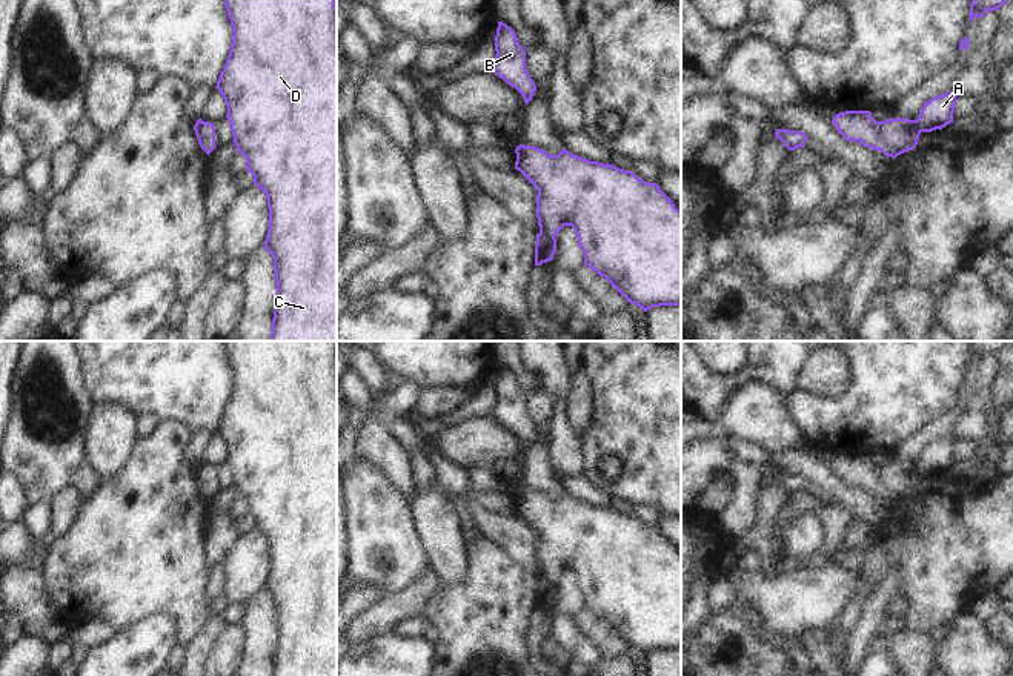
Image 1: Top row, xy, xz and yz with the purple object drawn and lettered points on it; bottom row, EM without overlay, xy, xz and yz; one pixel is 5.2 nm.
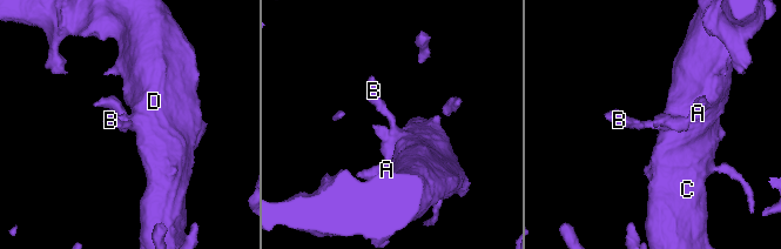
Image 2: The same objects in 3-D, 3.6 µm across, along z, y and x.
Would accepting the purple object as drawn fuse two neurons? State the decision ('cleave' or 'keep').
cleave

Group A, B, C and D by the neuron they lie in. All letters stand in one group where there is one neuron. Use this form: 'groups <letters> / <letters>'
groups A / B C D

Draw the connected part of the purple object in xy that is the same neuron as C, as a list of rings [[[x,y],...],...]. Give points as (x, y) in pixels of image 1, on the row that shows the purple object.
[[[224,0],[232,26],[232,45],[217,89],[228,106],[237,152],[246,158],[246,171],[267,198],[269,229],[264,249],[272,255],[277,300],[271,323],[271,341],[337,341],[337,6],[335,0]]]

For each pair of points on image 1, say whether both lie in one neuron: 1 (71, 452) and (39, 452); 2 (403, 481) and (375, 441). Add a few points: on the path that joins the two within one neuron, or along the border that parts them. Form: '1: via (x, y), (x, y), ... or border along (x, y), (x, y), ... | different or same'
1: via (63, 452), (46, 452) | same
2: via (398, 472), (394, 461), (383, 450) | same

